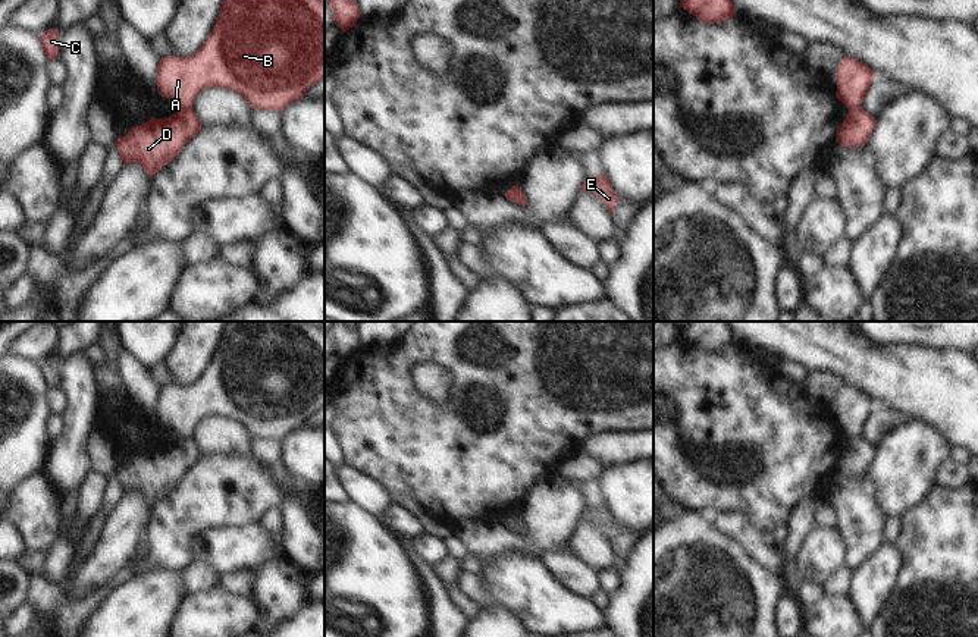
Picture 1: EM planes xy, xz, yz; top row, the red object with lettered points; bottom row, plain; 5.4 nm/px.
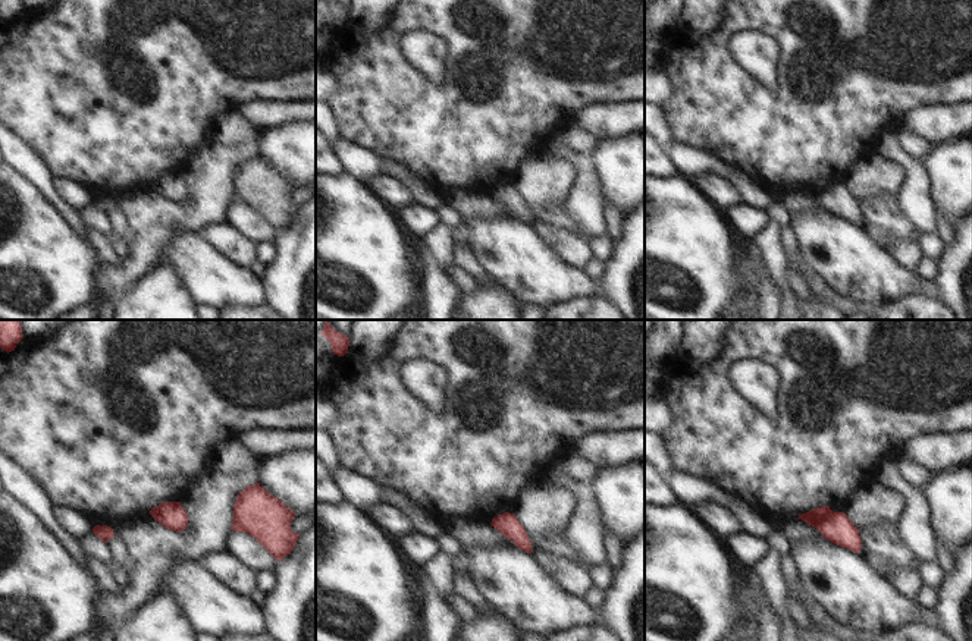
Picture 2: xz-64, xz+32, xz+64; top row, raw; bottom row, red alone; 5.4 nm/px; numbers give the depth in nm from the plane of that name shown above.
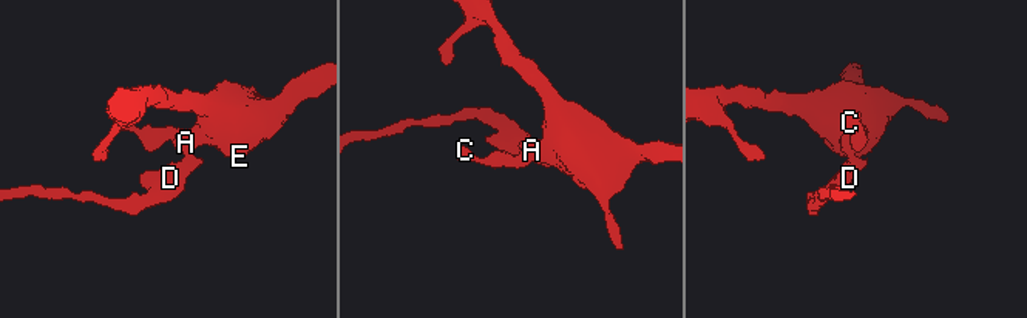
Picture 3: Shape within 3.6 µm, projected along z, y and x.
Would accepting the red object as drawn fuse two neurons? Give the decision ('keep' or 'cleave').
cleave

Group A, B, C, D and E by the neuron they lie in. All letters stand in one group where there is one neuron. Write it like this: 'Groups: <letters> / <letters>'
Groups: A B C E / D

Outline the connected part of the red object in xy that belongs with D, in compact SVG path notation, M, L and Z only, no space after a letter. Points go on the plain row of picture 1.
M179 437L169 446L151 446L148 451L134 455L125 465L117 465L115 474L123 495L137 492L153 506L200 458L201 454L194 437Z

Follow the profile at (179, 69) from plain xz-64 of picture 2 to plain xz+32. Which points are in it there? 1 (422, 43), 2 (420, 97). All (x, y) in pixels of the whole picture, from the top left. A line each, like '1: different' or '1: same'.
1: different
2: same

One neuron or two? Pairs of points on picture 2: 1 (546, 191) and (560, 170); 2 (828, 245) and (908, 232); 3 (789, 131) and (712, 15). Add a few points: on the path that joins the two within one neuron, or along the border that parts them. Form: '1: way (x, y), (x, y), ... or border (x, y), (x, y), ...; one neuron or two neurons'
1: way (546, 187), (555, 175); one neuron
2: border (858, 225), (884, 250); two neurons
3: border (724, 15), (709, 33), (690, 34), (684, 31); two neurons

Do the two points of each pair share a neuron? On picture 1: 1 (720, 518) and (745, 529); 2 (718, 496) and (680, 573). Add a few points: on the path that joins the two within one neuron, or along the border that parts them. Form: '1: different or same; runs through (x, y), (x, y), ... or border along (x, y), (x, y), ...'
1: same; runs through (726, 521), (739, 529)
2: different; border along (689, 511), (702, 511), (711, 517)

